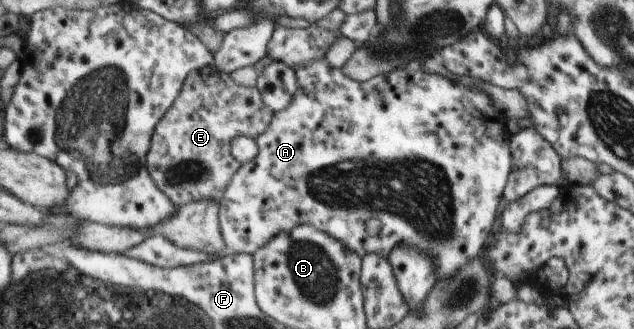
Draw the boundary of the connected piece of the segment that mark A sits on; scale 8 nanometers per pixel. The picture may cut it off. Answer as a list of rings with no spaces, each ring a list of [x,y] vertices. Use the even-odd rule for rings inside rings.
[[[319,59],[294,70],[297,90],[289,104],[273,113],[273,121],[261,135],[254,137],[257,154],[253,160],[242,164],[237,173],[226,186],[218,203],[218,225],[225,250],[223,254],[249,253],[252,255],[258,248],[270,242],[278,232],[293,230],[299,225],[311,225],[327,233],[335,240],[341,241],[345,248],[359,256],[375,253],[380,257],[390,255],[393,248],[399,245],[411,247],[425,253],[432,259],[434,275],[437,280],[452,279],[460,268],[472,258],[479,256],[481,248],[491,232],[495,210],[499,206],[499,196],[504,190],[512,170],[512,158],[509,158],[505,134],[501,132],[505,115],[493,110],[491,100],[479,90],[471,90],[440,75],[422,73],[417,67],[398,68],[369,80],[357,82],[347,78],[341,69],[329,66],[326,60]]]

